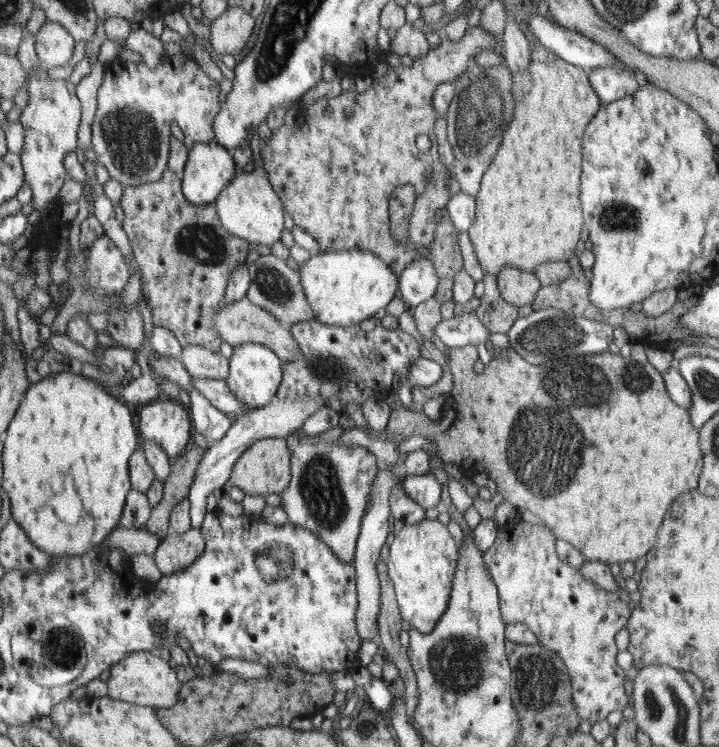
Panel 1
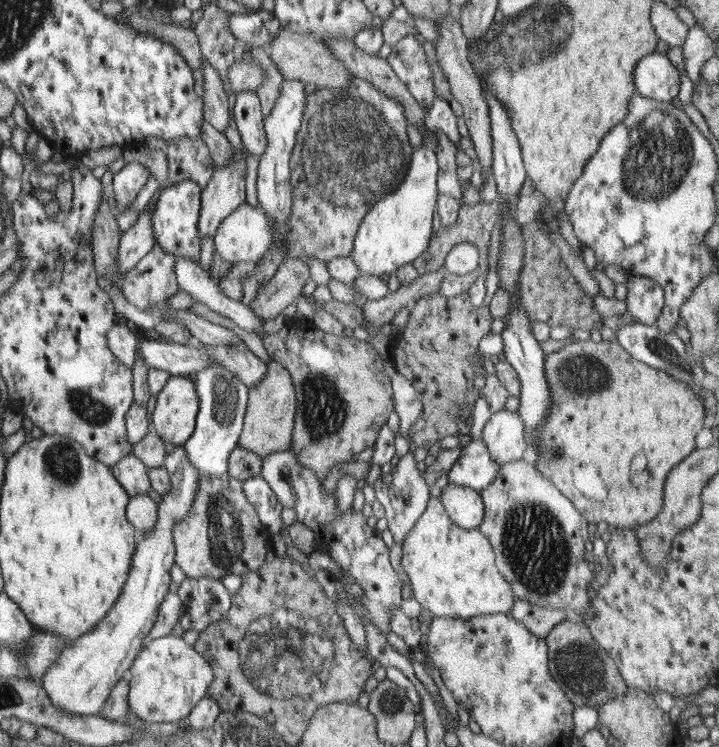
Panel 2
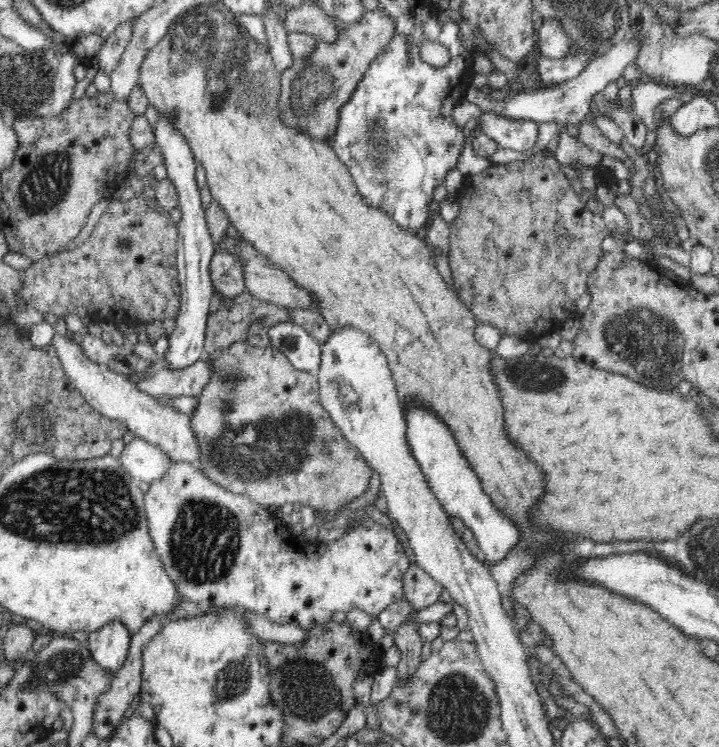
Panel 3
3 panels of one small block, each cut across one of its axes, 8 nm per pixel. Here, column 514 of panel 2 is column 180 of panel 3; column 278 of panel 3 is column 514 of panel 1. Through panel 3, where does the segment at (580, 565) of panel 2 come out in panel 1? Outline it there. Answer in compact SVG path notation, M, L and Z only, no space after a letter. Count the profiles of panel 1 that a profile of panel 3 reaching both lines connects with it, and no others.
M516 518L500 525L498 538L487 551L483 551L483 559L499 589L500 609L506 624L524 623L535 633L539 644L558 654L570 676L576 713L581 720L594 725L606 719L611 712L624 711L631 704L624 688L626 675L616 662L618 650L614 641L614 636L627 626L631 609L620 599L618 592L606 591L588 582L580 569L562 561L556 553L558 536L543 521L536 519L536 524L524 524L522 518Z

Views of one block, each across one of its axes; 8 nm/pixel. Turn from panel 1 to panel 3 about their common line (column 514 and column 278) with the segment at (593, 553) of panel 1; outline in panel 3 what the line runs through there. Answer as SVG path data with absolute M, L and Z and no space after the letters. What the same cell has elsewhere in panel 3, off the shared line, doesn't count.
M247 340L233 342L228 348L213 353L209 360L211 360L209 362L210 370L213 372L211 380L202 389L198 396L198 406L189 416L191 417L191 428L194 428L195 432L198 433L200 447L202 447L200 451L202 451L203 459L200 460L198 466L212 481L227 490L252 496L252 500L268 500L268 496L272 496L272 500L284 500L284 496L290 496L291 501L297 500L301 505L308 505L314 510L323 510L324 512L334 512L334 510L342 508L344 504L352 502L354 498L368 490L368 481L372 478L372 468L361 456L360 451L346 439L321 405L319 401L319 382L315 373L302 372L300 369L294 368L286 355L280 352L278 348L256 347L248 343Z

